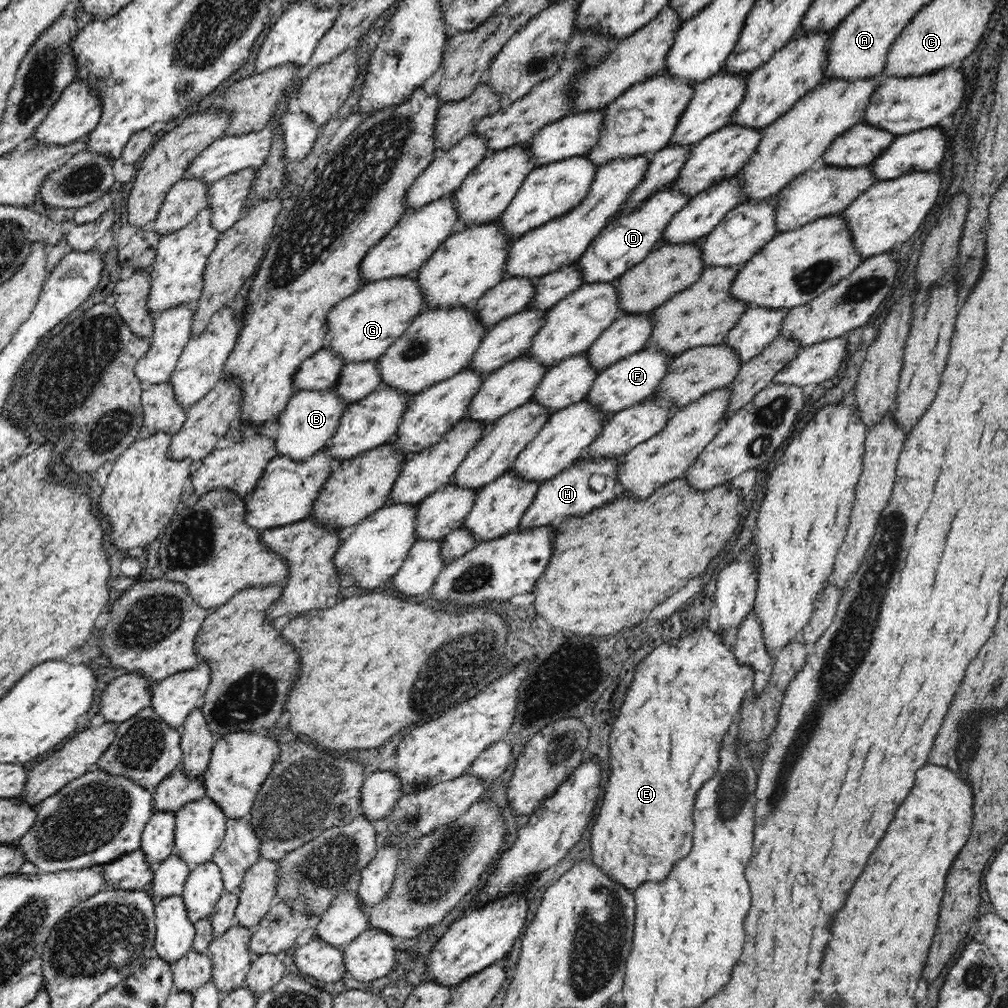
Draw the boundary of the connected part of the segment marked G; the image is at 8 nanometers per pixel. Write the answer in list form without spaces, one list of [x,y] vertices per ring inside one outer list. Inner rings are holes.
[[[416,273],[391,276],[390,278],[366,281],[352,296],[338,302],[328,315],[327,346],[340,353],[345,362],[380,359],[386,349],[408,328],[423,310],[425,310],[426,295],[420,287]]]

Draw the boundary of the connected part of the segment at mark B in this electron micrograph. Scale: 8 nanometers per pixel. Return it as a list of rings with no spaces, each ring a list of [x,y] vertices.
[[[334,386],[328,390],[300,390],[295,393],[282,411],[278,422],[280,434],[274,439],[278,454],[301,461],[324,449],[328,445],[328,440],[338,432],[346,406],[343,396]]]

